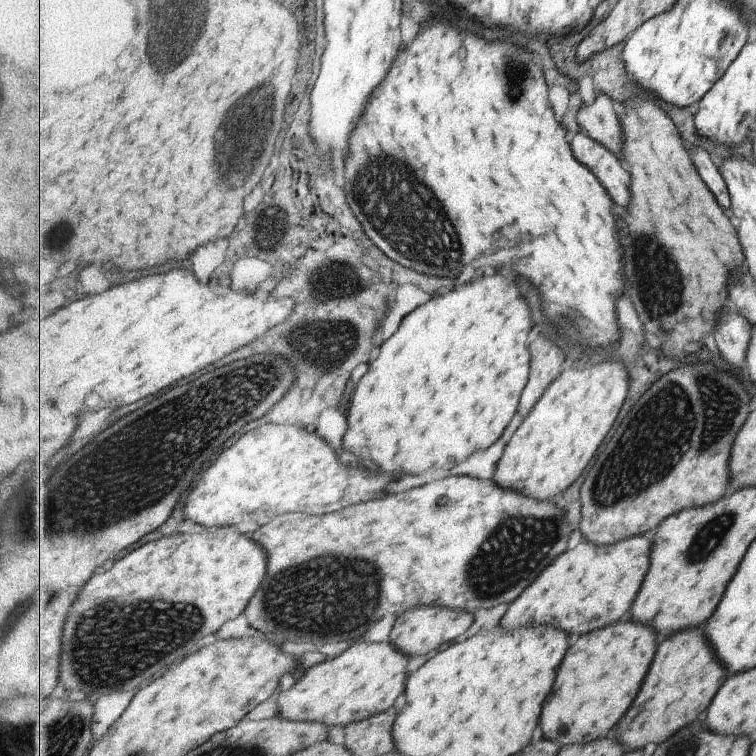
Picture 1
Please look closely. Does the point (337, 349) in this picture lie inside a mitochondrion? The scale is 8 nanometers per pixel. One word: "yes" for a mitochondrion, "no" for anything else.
yes

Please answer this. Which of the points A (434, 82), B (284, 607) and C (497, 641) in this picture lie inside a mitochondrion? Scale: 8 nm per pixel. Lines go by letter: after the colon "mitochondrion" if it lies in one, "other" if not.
A: other
B: mitochondrion
C: other

